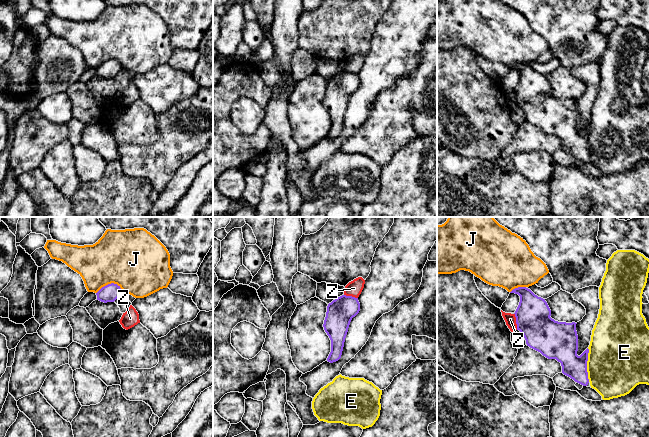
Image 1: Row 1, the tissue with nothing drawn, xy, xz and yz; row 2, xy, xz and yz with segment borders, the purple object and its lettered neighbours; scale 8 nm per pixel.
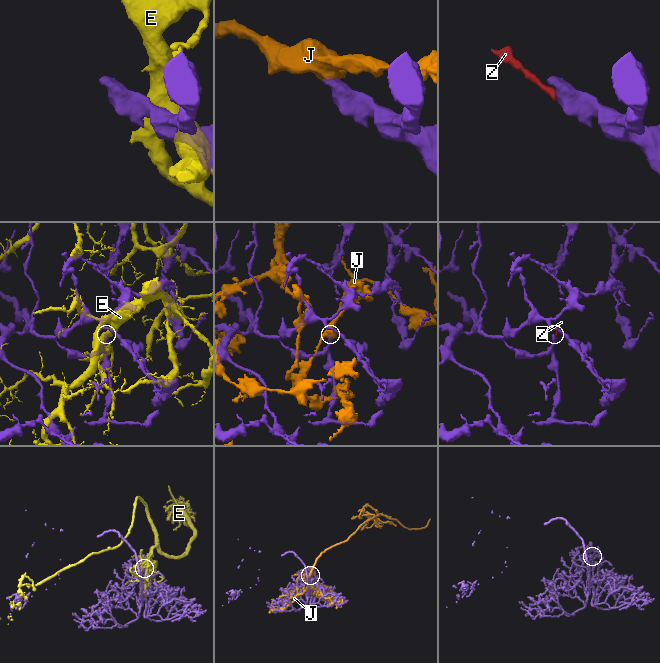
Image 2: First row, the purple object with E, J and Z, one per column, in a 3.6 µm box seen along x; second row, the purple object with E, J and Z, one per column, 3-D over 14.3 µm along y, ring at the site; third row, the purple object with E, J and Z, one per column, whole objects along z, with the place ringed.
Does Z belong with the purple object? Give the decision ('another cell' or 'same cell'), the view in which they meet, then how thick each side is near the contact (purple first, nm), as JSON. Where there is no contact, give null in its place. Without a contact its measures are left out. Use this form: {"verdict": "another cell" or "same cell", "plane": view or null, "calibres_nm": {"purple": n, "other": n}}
{"verdict": "another cell", "plane": "yz", "calibres_nm": {"purple": 280, "other": 90}}

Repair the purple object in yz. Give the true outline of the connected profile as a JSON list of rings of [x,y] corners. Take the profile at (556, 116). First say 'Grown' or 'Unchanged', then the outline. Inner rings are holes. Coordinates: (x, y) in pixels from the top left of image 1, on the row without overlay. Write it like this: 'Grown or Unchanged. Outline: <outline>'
Unchanged. Outline: [[[526,63],[515,64],[510,69],[520,72],[514,90],[517,106],[523,110],[527,122],[548,135],[556,135],[561,139],[564,151],[587,162],[589,125],[587,124],[580,132],[577,131],[577,99],[558,98],[552,95],[551,86],[545,75],[538,73]]]

